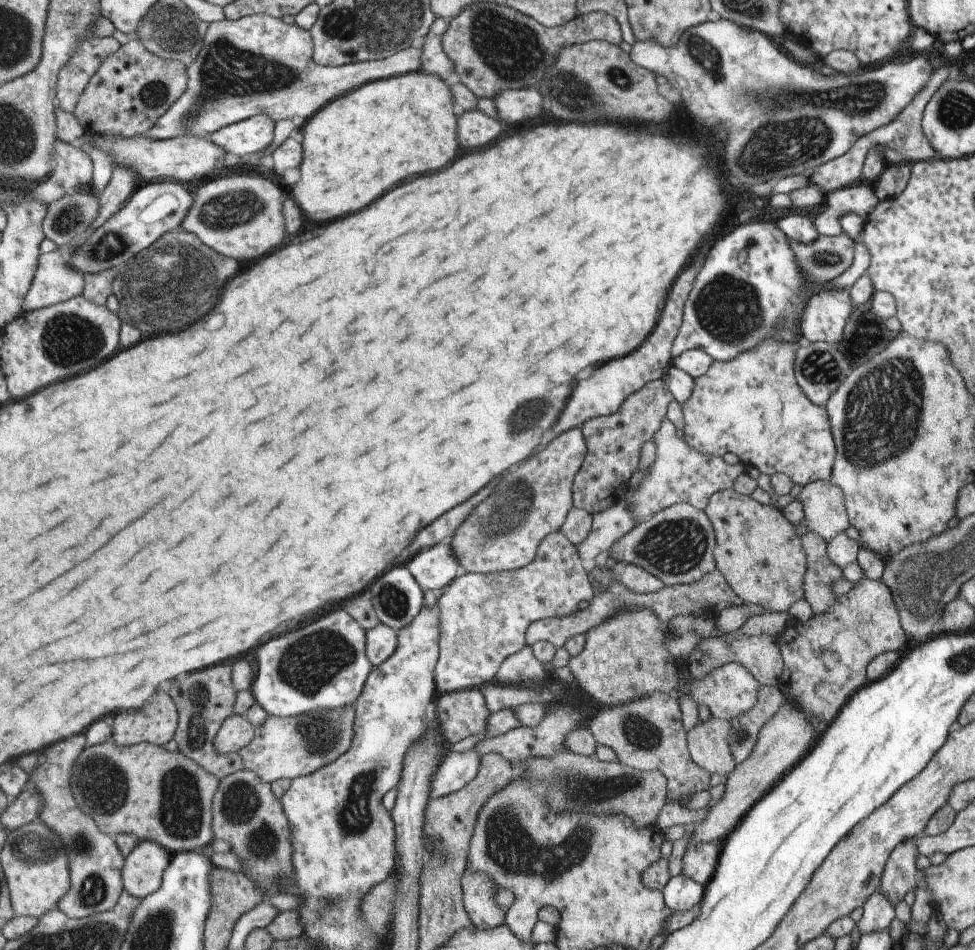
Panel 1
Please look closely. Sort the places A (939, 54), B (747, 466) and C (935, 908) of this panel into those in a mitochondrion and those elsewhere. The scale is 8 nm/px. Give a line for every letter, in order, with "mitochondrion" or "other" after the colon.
A: other
B: other
C: other

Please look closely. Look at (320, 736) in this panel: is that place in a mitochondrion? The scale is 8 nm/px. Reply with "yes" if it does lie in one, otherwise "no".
yes

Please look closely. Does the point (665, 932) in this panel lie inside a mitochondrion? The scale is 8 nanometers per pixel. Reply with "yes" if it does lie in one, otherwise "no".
no

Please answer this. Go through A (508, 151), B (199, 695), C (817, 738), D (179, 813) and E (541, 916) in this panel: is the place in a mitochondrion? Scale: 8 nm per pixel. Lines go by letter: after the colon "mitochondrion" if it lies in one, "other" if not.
A: other
B: mitochondrion
C: other
D: mitochondrion
E: other

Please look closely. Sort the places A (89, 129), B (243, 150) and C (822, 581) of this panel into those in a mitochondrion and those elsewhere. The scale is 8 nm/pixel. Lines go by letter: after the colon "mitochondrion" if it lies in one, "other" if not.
A: other
B: other
C: mitochondrion

